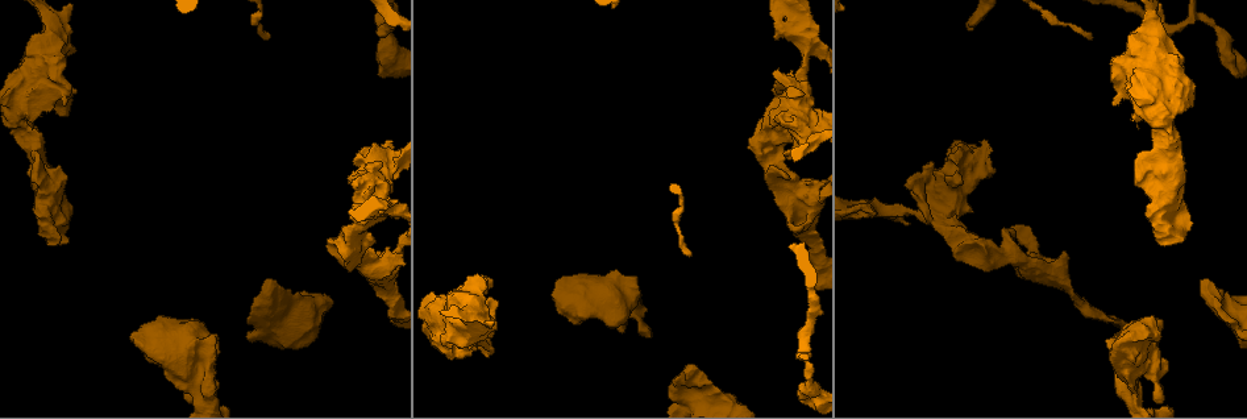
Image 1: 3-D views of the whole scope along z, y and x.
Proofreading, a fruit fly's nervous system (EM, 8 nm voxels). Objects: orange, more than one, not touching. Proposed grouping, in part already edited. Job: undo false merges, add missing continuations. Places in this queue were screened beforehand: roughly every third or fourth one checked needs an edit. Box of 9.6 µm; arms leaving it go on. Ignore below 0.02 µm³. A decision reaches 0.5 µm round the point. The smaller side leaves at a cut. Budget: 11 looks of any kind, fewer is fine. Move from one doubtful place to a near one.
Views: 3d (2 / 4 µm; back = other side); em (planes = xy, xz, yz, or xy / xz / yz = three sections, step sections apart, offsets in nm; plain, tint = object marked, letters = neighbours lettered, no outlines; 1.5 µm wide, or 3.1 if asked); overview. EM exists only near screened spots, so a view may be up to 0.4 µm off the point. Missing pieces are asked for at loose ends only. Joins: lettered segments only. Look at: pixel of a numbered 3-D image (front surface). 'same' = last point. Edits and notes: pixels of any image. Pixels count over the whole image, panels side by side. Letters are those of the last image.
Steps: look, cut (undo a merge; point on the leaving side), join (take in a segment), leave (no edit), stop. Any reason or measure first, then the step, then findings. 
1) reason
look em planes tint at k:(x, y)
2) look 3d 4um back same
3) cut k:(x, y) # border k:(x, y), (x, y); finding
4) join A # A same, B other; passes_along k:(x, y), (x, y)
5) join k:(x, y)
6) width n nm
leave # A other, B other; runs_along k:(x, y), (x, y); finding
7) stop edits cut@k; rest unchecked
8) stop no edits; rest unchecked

look em planes letters at 1:(391, 320)

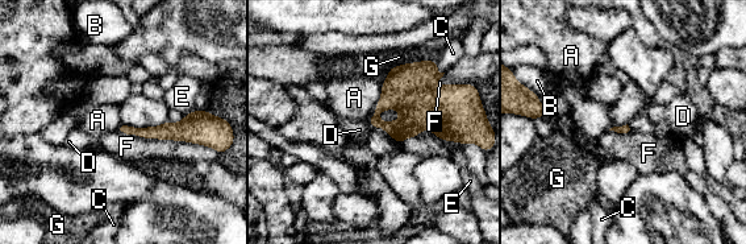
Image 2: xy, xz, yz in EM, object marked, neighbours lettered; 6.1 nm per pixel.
leave # A other, B other, C other, D other, E other, F other, G other; border 2:(367, 122), (370, 128); none of them fits

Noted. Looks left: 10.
free end
look 3d 4um at 1:(636, 287)

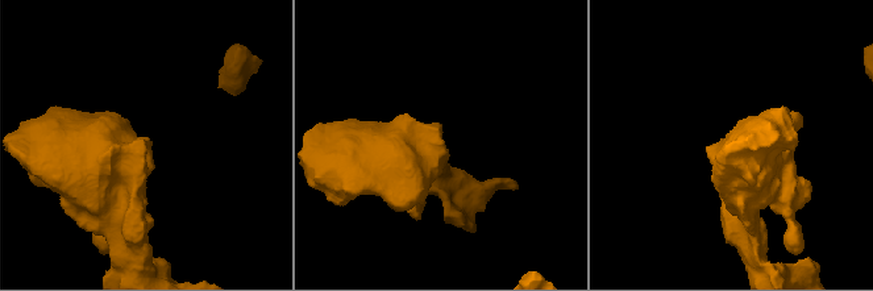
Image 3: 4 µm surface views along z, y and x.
now the EM
look em 3.1um planes letters at 3:(149, 142)

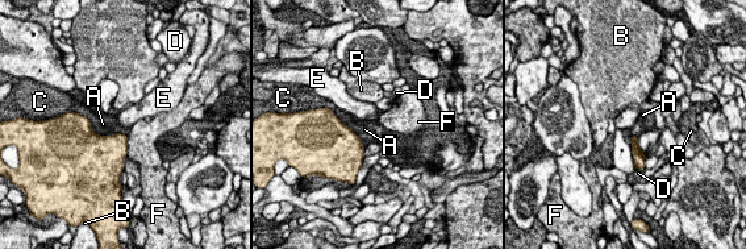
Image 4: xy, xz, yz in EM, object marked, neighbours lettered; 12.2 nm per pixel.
leave # A other, B other, C other, D other, E other, F other; border 4:(125, 135), (128, 154); none of them fits

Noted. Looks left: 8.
arms part here
look em yz step 8 tint at 1:(879, 211)

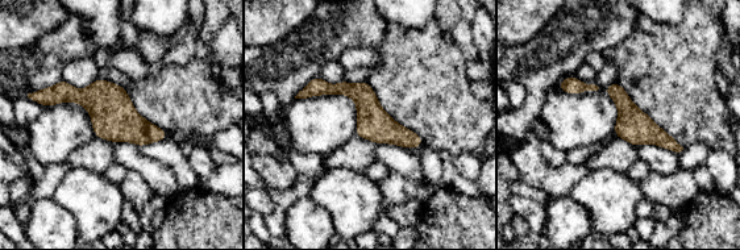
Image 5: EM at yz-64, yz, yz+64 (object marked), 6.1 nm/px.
look em planes letters same

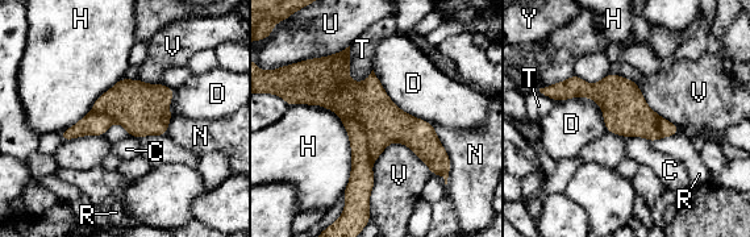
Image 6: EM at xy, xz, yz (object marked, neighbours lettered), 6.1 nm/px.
width 280 nm
cut 6:(383, 121) # C other, D other, H other, N other, R other, T other, U other, V other, Y other; part_leaving 6:(300, 99), (365, 102), (445, 157); two neurons meet here

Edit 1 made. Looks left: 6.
look overview

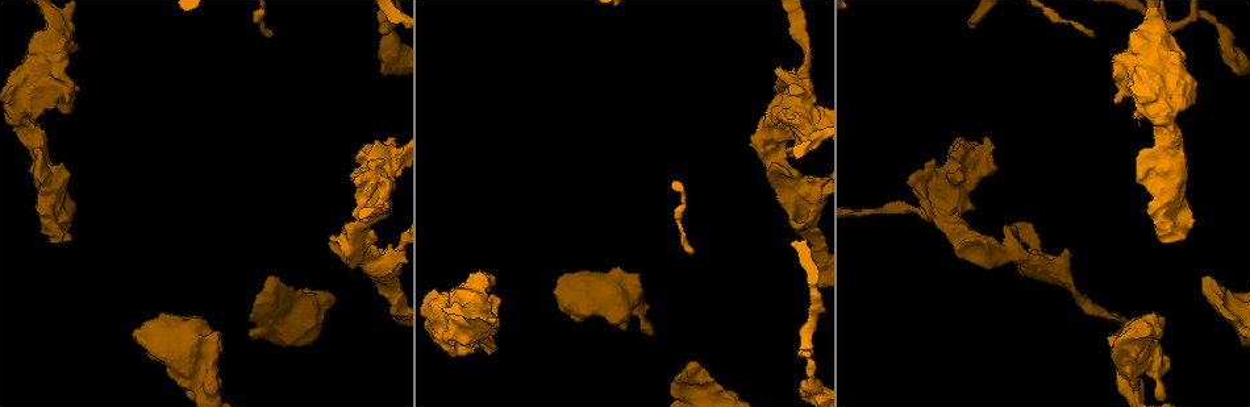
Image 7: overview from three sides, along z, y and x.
touches itself
look em xz step 4 letters at 7:(466, 340)

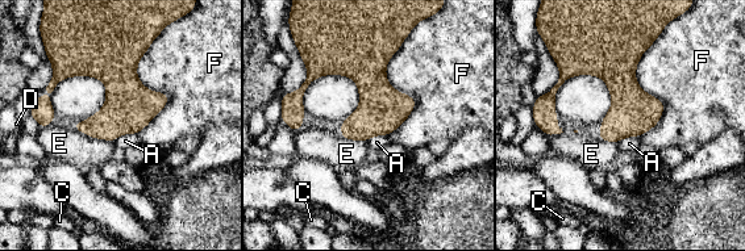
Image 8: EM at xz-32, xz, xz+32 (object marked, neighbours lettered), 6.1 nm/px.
longest_contact F 600 nm
leave # A other, C other, D other, E other, F other; border 8:(137, 133), (123, 133), (113, 141); all the same neuron

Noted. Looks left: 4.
stop edits cut@6; rest unchecked

